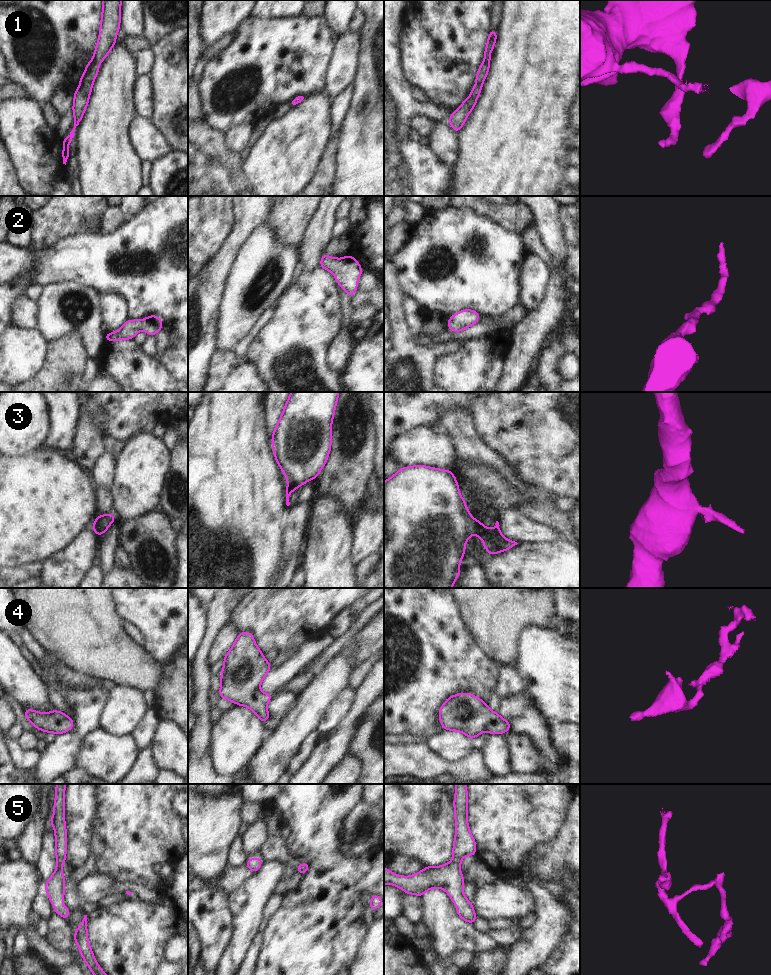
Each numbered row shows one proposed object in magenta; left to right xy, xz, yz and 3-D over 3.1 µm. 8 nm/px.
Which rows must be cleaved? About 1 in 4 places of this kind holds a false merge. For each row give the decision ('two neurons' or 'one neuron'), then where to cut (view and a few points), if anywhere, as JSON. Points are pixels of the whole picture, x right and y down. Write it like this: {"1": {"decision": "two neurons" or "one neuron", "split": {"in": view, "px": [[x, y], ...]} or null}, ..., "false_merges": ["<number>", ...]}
{"1": {"decision": "one neuron", "split": null}, "2": {"decision": "one neuron", "split": null}, "3": {"decision": "two neurons", "split": {"in": "yz", "px": [[476, 520], [473, 531]]}}, "4": {"decision": "one neuron", "split": null}, "5": {"decision": "one neuron", "split": null}, "false_merges": ["3"]}

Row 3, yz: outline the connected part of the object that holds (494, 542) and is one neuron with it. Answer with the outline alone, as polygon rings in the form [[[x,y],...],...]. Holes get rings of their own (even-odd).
[[[476,520],[474,525],[474,534],[479,536],[484,541],[483,548],[488,551],[489,555],[499,552],[504,552],[509,548],[514,547],[518,543],[504,538],[501,535],[499,522],[496,521],[494,529],[487,529],[480,521]]]

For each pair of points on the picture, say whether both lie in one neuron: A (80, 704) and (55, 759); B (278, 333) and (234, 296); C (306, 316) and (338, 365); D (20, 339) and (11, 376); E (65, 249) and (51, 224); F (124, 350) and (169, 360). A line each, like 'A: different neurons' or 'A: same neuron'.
A: same neuron
B: different neurons
C: different neurons
D: same neuron
E: different neurons
F: different neurons

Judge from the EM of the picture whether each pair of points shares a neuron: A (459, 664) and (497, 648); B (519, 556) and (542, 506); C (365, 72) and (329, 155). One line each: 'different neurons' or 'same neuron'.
A: different neurons
B: different neurons
C: different neurons

